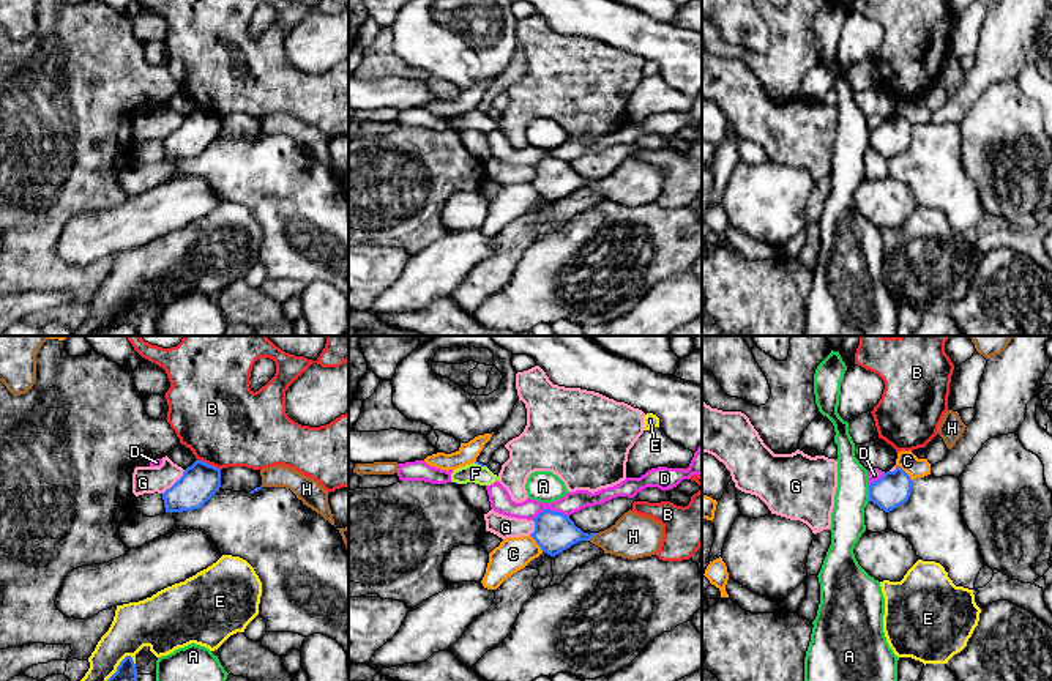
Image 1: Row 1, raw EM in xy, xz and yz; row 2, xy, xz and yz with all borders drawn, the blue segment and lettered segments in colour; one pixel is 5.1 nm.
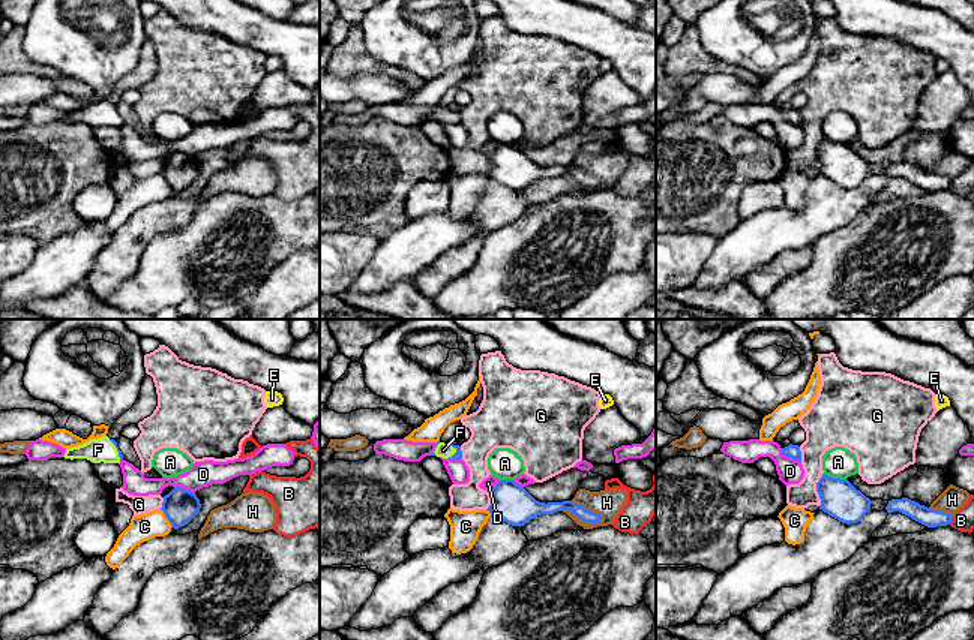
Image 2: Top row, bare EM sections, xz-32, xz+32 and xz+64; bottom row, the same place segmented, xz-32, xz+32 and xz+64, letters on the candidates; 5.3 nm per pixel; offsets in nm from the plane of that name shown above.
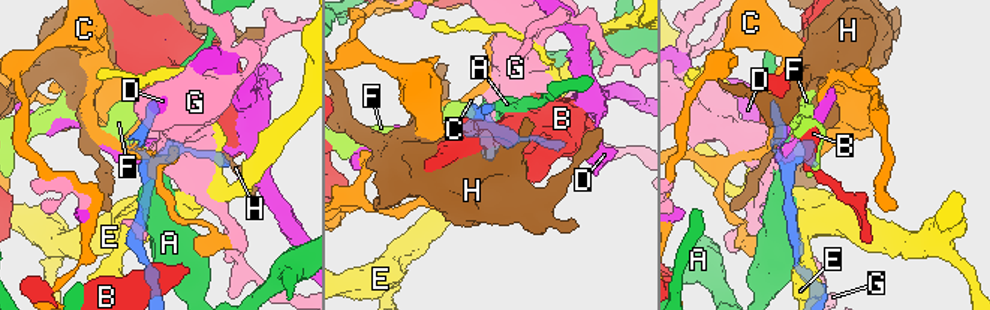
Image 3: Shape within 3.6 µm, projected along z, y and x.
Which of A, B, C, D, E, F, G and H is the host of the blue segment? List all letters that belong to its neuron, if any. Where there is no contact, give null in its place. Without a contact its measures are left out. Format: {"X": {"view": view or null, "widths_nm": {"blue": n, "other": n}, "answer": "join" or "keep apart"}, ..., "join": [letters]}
{"A": {"view": "yz", "widths_nm": {"blue": 180, "other": 180}, "answer": "keep apart"}, "B": {"view": "xy", "widths_nm": {"blue": 190, "other": 440}, "answer": "keep apart"}, "C": {"view": "yz", "widths_nm": {"blue": 180, "other": 100}, "answer": "keep apart"}, "D": {"view": "xz", "widths_nm": {"blue": 200, "other": 110}, "answer": "keep apart"}, "E": {"view": "xy", "widths_nm": {"blue": 160, "other": 240}, "answer": "keep apart"}, "F": {"view": "xz", "widths_nm": {"blue": 20, "other": 100}, "answer": "join"}, "G": {"view": "xy", "widths_nm": {"blue": 190, "other": 140}, "answer": "keep apart"}, "H": {"view": "xz", "widths_nm": {"blue": 200, "other": 220}, "answer": "keep apart"}, "join": ["F"]}

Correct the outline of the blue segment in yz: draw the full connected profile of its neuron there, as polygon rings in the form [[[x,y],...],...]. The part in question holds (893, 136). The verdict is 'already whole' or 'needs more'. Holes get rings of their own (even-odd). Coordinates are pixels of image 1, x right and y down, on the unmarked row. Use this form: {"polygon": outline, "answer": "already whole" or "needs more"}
{"polygon": [[[896,112],[894,118],[886,118],[879,128],[869,131],[869,148],[890,159],[904,151],[910,139],[910,123]]], "answer": "already whole"}

